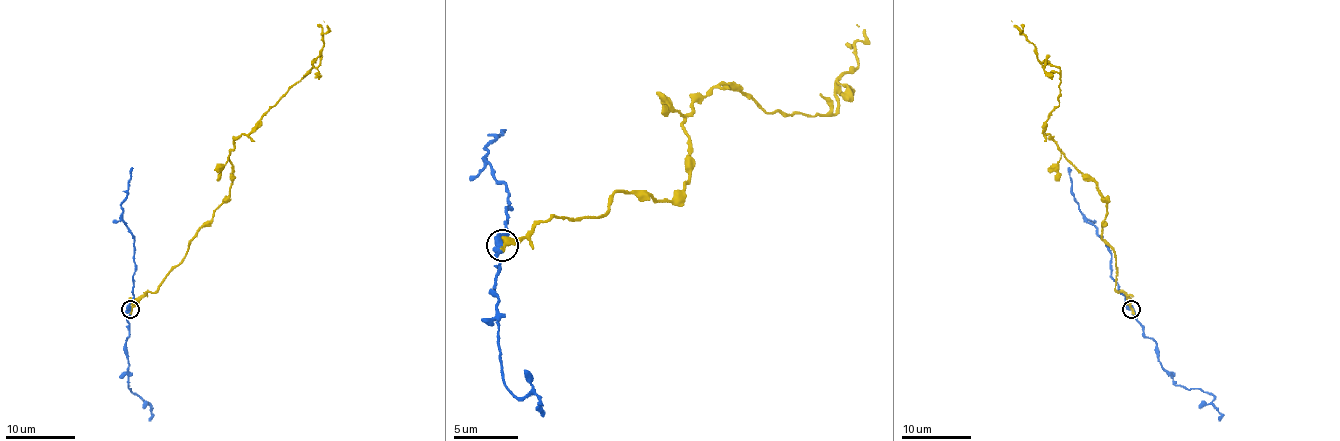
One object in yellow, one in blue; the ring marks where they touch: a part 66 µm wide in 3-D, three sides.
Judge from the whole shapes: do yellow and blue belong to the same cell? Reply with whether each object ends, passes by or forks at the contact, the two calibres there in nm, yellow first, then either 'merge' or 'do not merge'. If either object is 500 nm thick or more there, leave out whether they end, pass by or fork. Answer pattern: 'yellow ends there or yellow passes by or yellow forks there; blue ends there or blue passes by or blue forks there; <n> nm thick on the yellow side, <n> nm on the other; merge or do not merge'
yellow ends there; blue passes by; 400 nm thick on the yellow side, 480 nm on the other; do not merge

